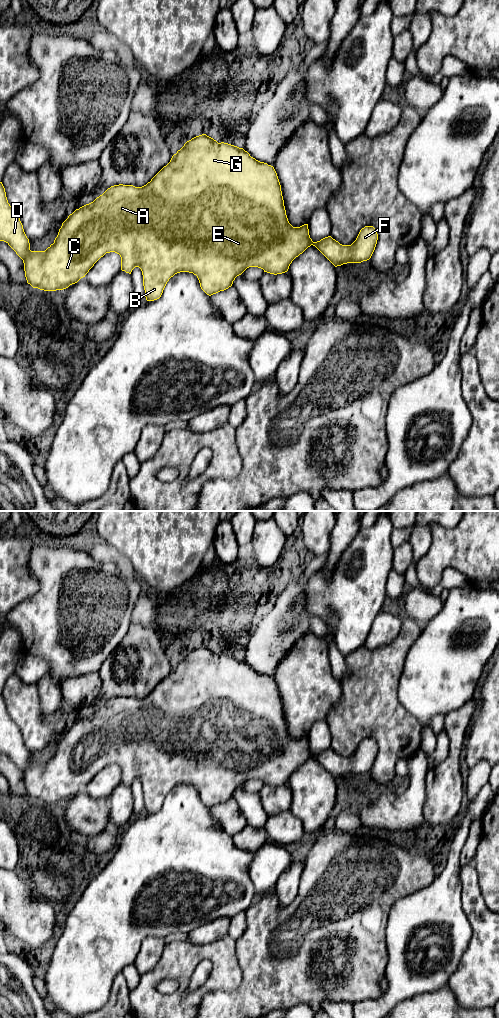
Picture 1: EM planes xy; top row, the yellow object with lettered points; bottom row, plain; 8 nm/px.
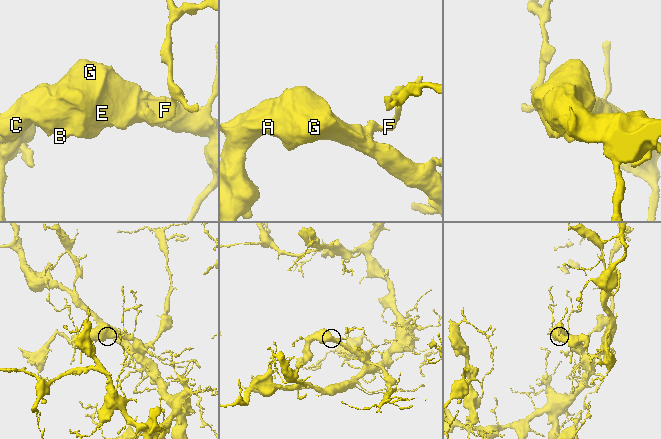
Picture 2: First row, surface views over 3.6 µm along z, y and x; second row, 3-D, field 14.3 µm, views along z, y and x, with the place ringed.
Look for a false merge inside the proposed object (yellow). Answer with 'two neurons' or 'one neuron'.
one neuron

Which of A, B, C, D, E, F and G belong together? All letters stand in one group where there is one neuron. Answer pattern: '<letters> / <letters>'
A B C D E F G

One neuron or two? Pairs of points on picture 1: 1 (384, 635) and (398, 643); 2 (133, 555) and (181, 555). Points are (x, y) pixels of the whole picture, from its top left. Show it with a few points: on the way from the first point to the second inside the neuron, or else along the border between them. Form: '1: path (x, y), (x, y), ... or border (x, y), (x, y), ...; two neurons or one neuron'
1: border (402, 620), (400, 631), (389, 642), (370, 649); two neurons
2: path (145, 555), (169, 555); one neuron

